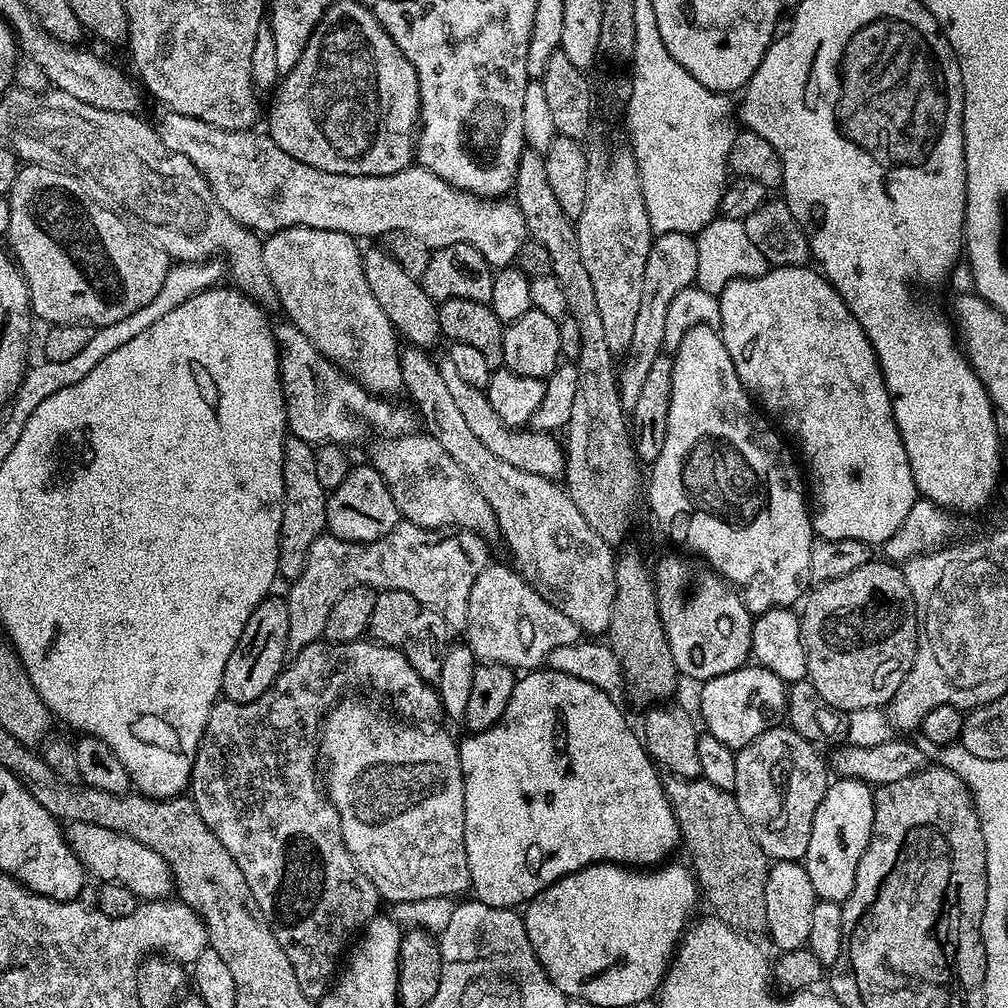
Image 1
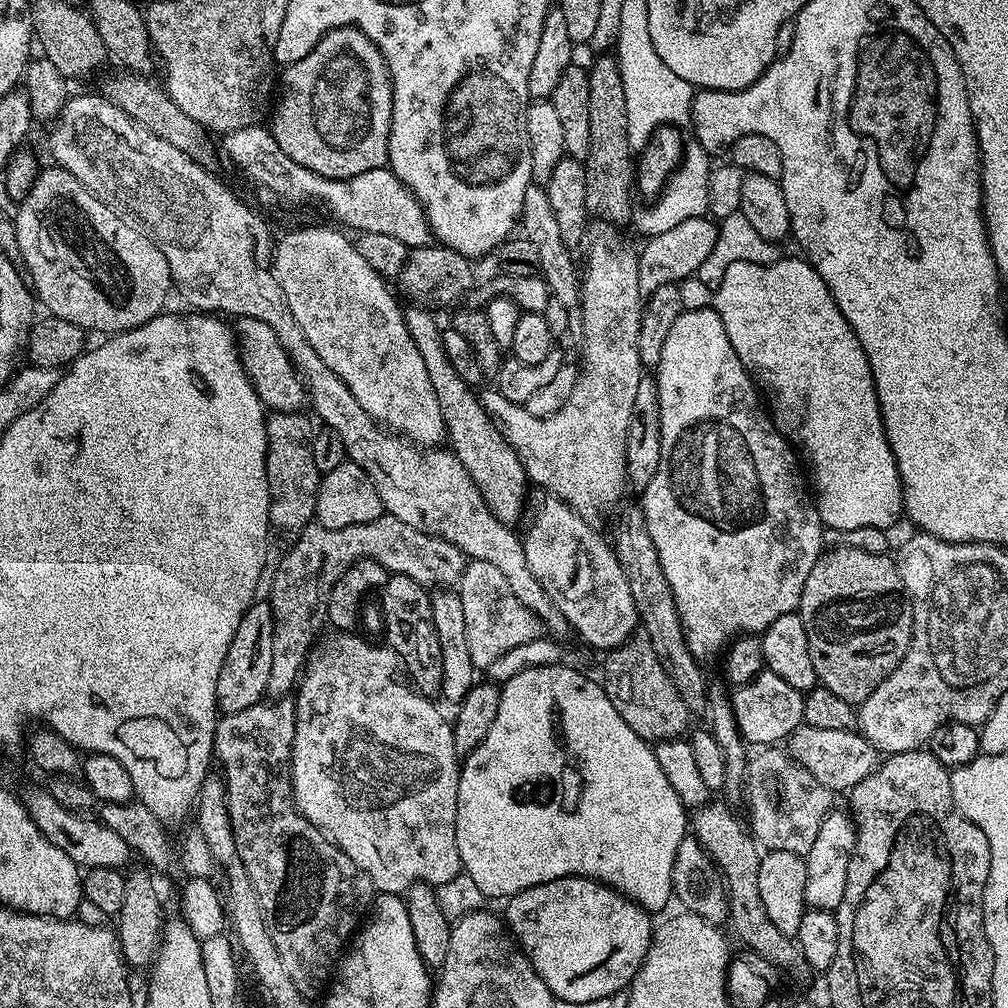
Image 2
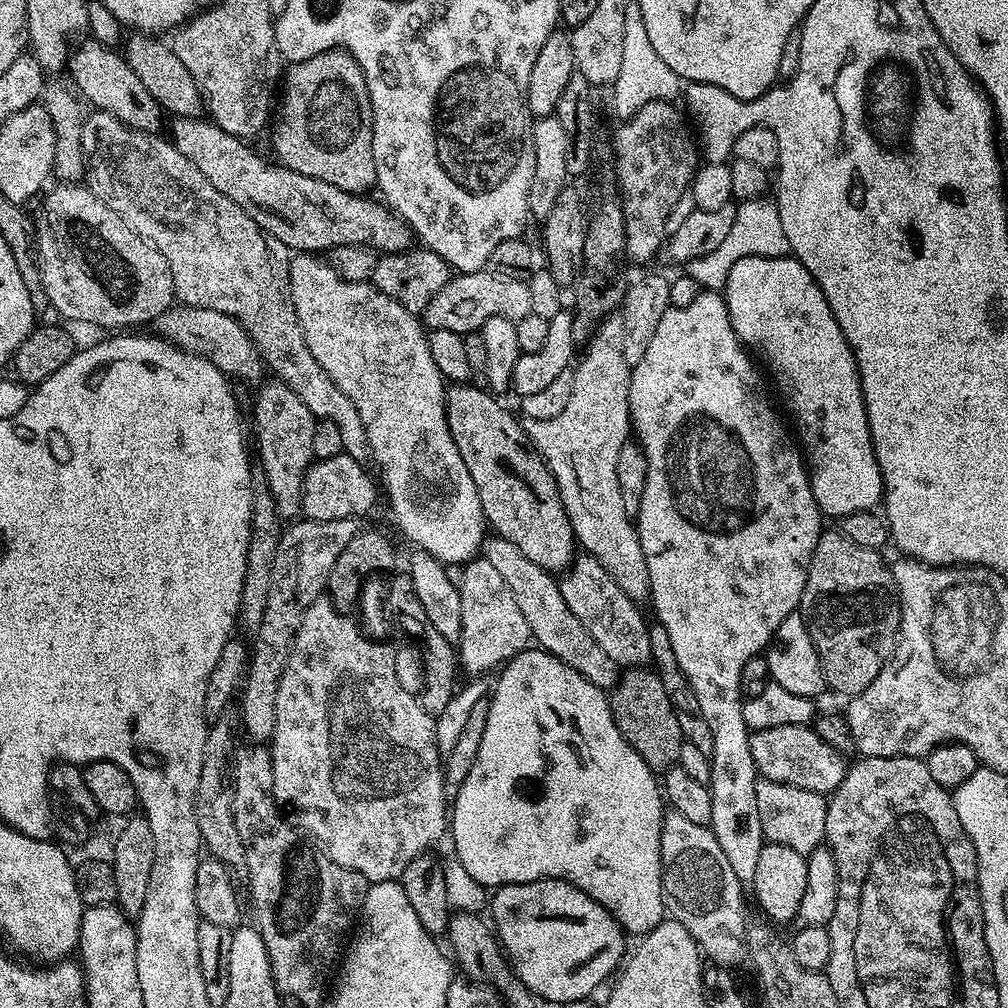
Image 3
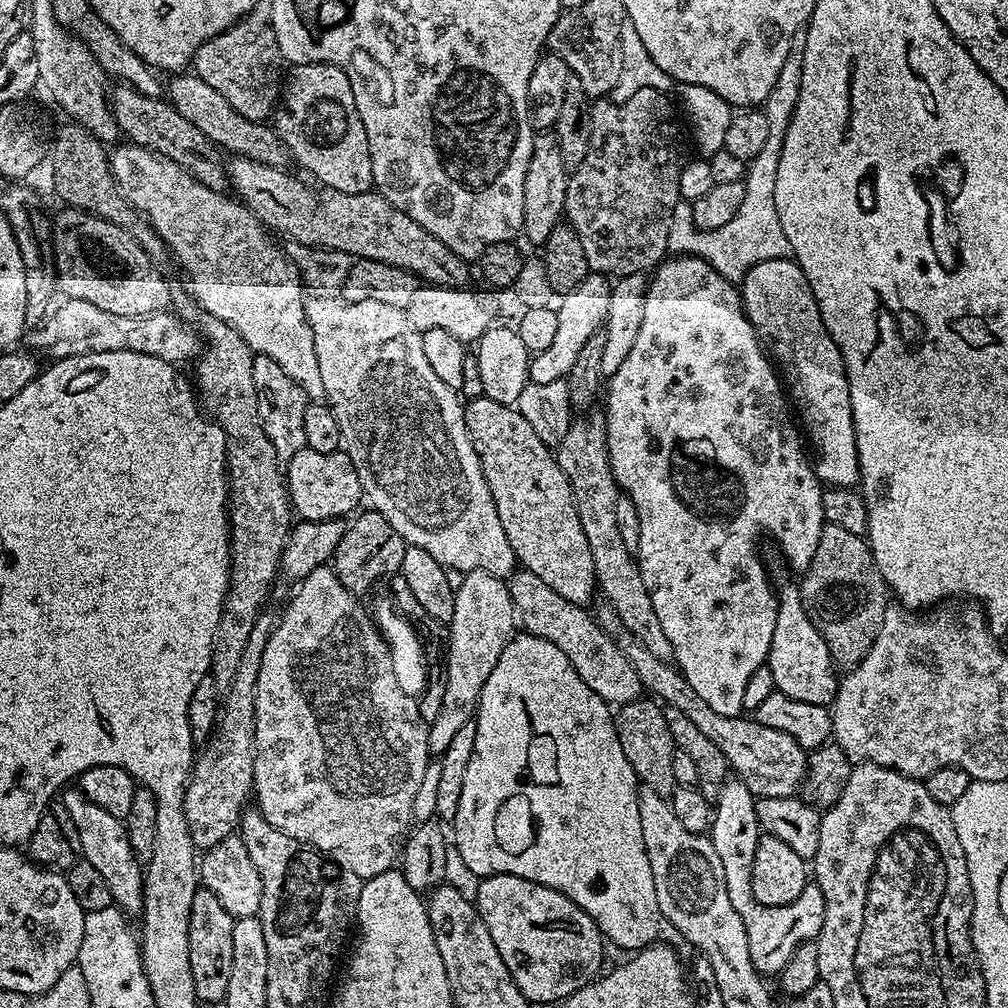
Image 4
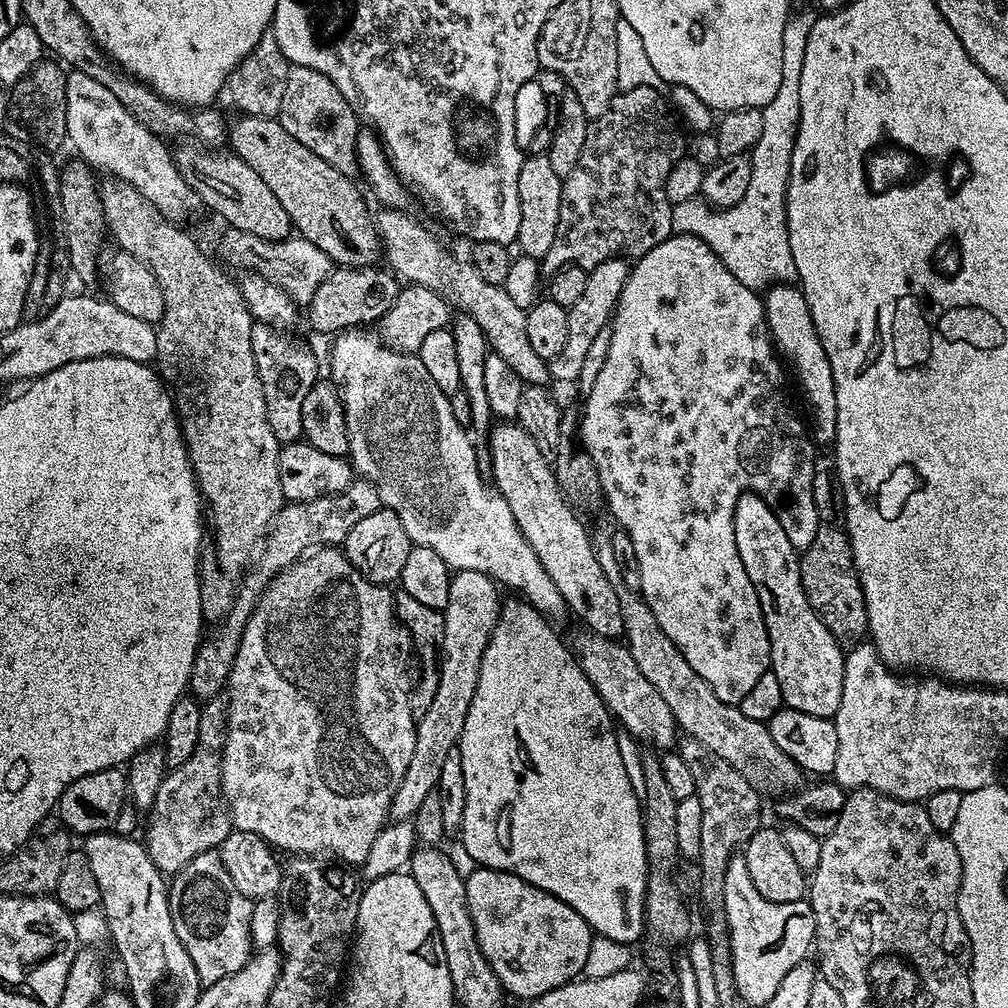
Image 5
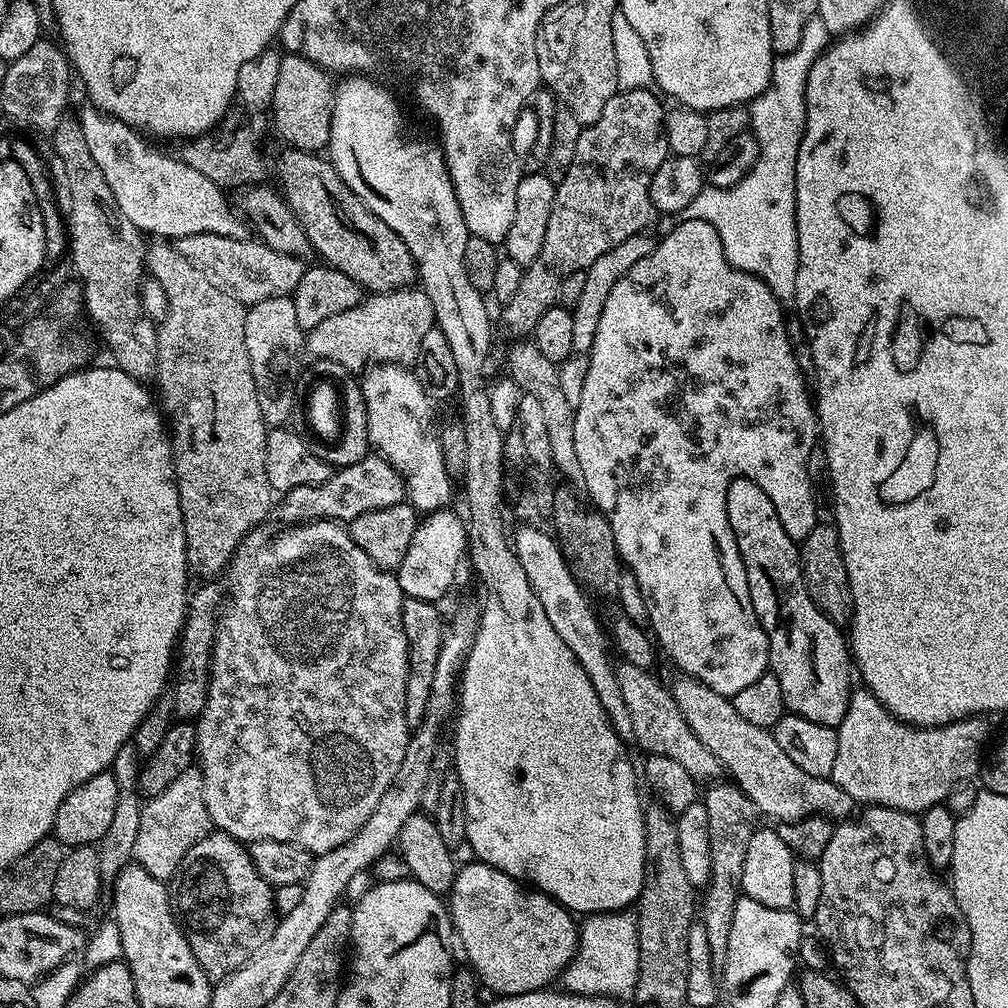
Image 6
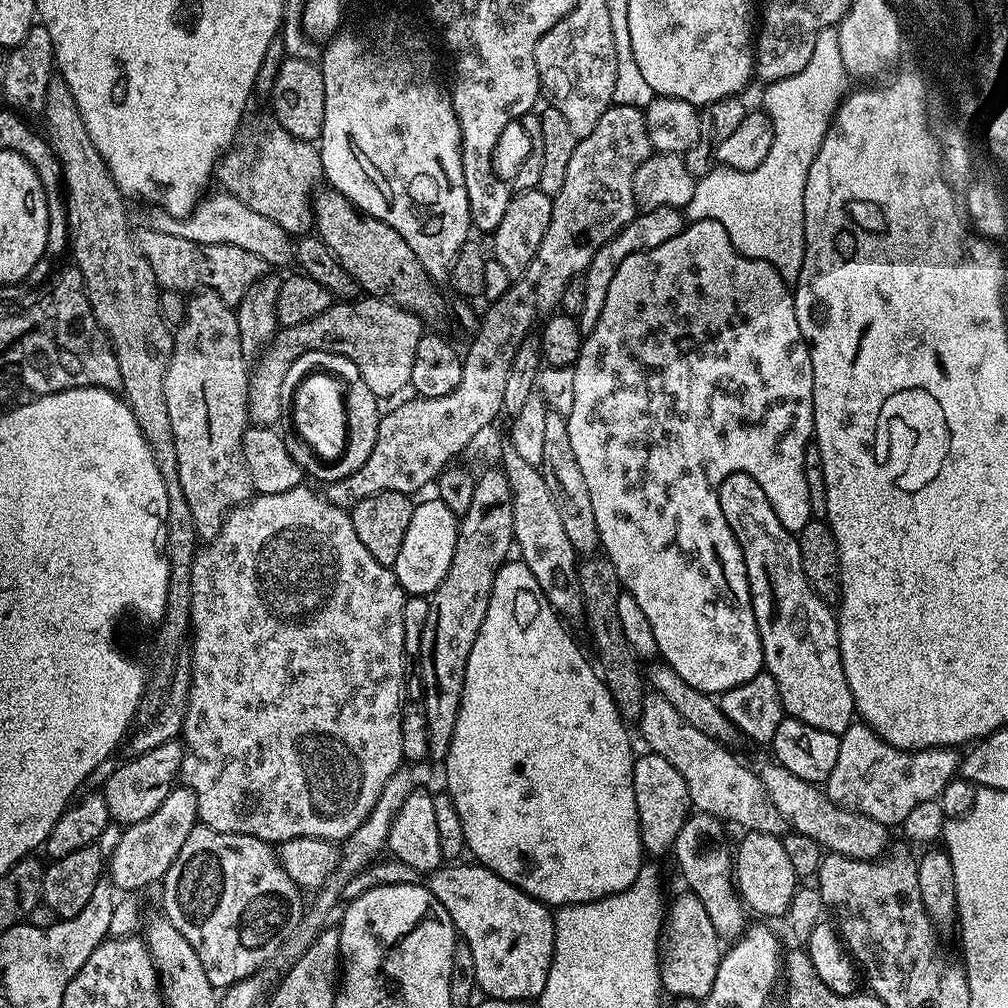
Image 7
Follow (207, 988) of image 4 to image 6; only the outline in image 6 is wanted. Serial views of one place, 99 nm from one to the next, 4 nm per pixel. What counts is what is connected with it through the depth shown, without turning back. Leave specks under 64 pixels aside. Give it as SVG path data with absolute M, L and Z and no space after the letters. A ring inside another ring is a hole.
M219 830L209 832L206 838L196 843L190 855L182 858L179 870L170 881L170 895L172 912L180 923L180 929L184 931L190 950L194 951L202 970L212 978L225 976L242 967L250 954L254 954L258 946L272 937L278 923L273 885L265 882L262 874L258 874L252 864L251 851L241 841Z

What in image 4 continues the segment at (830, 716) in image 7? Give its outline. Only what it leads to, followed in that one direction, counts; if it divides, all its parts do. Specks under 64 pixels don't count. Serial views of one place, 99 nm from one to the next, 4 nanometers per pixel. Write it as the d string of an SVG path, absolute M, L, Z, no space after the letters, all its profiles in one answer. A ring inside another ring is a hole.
M795 579L784 580L778 584L774 638L770 642L766 666L770 674L774 674L776 691L790 698L798 698L798 702L828 706L836 699L838 669L830 658L830 650L826 650L826 642L822 642L822 634L818 634L814 622L806 618L806 610L800 597L800 585Z

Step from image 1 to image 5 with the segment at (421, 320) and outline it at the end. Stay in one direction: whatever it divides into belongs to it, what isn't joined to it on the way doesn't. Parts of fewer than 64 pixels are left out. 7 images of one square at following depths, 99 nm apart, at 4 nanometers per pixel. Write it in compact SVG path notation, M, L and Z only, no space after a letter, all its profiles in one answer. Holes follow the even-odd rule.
M500 422L491 429L486 440L488 457L492 460L490 469L490 480L497 492L501 492L510 506L510 514L518 522L526 542L534 549L534 554L538 554L538 562L546 566L546 574L554 581L554 586L558 586L558 592L562 594L567 609L573 612L581 620L583 627L587 631L596 635L619 639L624 632L622 626L622 606L620 605L620 592L617 585L606 578L602 566L596 557L596 547L592 544L592 537L589 529L584 529L584 524L579 520L577 509L569 504L563 490L559 488L555 480L553 465L546 458L542 458L542 450L538 450L538 444L526 430L521 428L516 422Z

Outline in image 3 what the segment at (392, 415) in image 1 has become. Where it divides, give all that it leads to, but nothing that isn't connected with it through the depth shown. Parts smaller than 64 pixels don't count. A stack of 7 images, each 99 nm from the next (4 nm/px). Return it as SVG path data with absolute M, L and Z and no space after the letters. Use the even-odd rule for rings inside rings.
M173 306L154 321L154 328L163 339L176 347L214 362L214 366L218 366L218 370L222 370L229 378L237 376L240 380L256 380L255 382L265 379L266 365L260 351L248 336L248 331L237 320L230 318L230 314L205 308Z

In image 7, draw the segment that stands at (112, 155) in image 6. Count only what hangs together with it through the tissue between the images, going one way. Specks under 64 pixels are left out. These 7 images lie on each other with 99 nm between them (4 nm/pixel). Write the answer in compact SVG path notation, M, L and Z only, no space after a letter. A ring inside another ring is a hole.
M216 190L216 193L205 195L202 203L193 208L186 218L159 214L150 221L151 227L161 231L162 234L178 235L179 238L190 239L198 244L217 246L216 244L229 244L232 248L244 252L248 256L262 258L270 266L276 264L292 264L294 260L294 240L278 222L270 222L258 210L250 210L246 202L228 195L223 190Z

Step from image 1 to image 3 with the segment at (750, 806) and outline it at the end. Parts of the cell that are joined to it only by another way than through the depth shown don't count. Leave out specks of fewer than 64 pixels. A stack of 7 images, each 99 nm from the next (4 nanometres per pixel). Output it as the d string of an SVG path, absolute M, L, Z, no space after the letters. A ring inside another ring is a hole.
M757 779L756 822L759 835L767 843L790 846L790 850L811 854L814 849L824 844L827 809L825 793L802 790L798 786L786 786L773 780Z

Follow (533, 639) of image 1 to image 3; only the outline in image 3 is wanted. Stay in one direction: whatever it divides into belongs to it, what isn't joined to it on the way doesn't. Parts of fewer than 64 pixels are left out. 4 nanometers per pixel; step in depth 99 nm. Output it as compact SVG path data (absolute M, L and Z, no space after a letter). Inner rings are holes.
M483 558L469 560L463 565L461 576L458 576L458 587L462 598L462 634L458 645L458 664L468 671L469 677L482 676L491 673L491 668L499 669L507 665L517 654L529 647L530 635L526 626L526 618L522 610L518 610L518 602L514 602L514 594L510 594L510 586L502 579L502 574L494 570L491 562Z

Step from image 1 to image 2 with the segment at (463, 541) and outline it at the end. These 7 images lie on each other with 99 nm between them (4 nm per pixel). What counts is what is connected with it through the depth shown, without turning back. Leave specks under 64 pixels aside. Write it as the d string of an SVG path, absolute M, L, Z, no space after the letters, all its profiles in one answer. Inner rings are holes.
M387 514L362 526L342 526L342 530L330 530L313 522L285 552L288 553L285 554L284 561L281 562L280 569L272 580L272 596L270 595L274 618L274 654L270 657L267 695L272 698L287 697L297 687L304 670L305 659L321 635L320 627L325 627L326 624L324 603L328 601L332 587L340 581L342 574L346 574L349 566L359 560L373 560L388 573L412 578L414 582L425 586L456 586L459 585L466 563L464 553L455 548L449 540L439 536L427 536L422 530L414 530L414 526L406 526L406 522L398 522L398 518Z

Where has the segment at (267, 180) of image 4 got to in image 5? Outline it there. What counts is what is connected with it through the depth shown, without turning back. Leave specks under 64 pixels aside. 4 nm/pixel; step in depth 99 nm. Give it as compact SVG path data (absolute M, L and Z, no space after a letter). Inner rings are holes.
M381 207L379 211L375 213L374 219L386 264L388 260L387 267L401 281L426 286L453 305L458 304L465 315L474 318L474 322L482 326L482 334L488 340L489 349L505 359L525 385L547 385L550 380L548 361L538 358L538 353L530 347L526 334L526 310L517 306L501 285L486 282L486 278L482 278L482 274L478 274L478 270L474 270L467 259L459 260L450 249L443 248L428 229L407 216L407 211L386 207Z

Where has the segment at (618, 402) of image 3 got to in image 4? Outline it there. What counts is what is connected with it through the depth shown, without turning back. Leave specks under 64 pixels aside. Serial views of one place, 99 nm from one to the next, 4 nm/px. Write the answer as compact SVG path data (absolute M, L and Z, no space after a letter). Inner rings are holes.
M600 414L594 415L585 415L570 425L566 438L562 438L554 455L572 487L572 497L576 500L578 518L582 522L582 534L586 534L586 543L590 545L590 555L594 558L599 591L608 595L608 600L616 611L615 619L626 629L627 635L646 646L646 650L650 650L654 658L668 662L673 659L670 638L666 638L662 622L658 622L654 602L650 602L646 582L642 582L637 557L626 550L622 533L618 530L614 514L618 489L616 479L612 477L612 468L608 465L604 418Z

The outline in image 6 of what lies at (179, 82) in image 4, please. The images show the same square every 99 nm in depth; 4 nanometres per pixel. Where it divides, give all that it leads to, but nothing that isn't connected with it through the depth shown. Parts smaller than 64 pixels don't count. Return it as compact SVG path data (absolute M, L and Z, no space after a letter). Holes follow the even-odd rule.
M291 146L283 149L285 152L276 160L276 176L280 179L278 191L290 210L298 218L302 230L306 230L306 238L310 238L312 251L321 256L325 265L337 268L346 278L354 278L361 289L372 294L394 292L397 288L407 288L417 279L416 264L412 261L410 250L378 214L374 214L364 205L362 198L342 182L342 178L334 170L332 161L314 152L304 152Z

